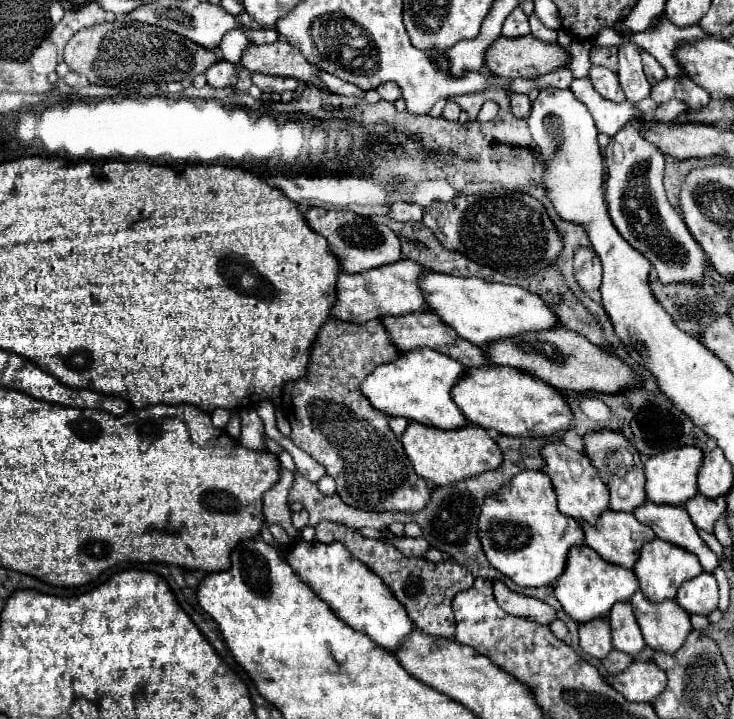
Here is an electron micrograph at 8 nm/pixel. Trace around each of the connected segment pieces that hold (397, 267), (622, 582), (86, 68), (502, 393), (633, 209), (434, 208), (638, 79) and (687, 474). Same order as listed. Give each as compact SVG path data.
M400 260L396 264L388 264L382 268L372 268L360 274L340 274L336 282L338 300L332 308L332 316L338 320L352 320L352 322L368 322L374 318L384 316L404 316L420 310L428 310L428 304L424 300L424 294L420 290L420 274L424 272L424 266L416 264L414 260Z
M580 546L580 548L570 550L564 576L558 578L554 592L556 592L556 598L562 604L564 612L572 620L584 624L584 622L590 622L594 618L606 618L610 608L616 602L628 602L638 588L640 588L640 582L636 580L634 572L620 568L616 564L608 564L592 548Z
M114 20L74 34L66 44L64 62L72 72L84 76L90 84L134 90L144 84L192 84L198 74L204 74L214 62L218 62L218 54L208 48L204 50L192 40L160 26L142 26L138 22Z
M510 366L468 368L452 390L452 398L472 424L506 436L552 436L556 432L570 430L574 422L574 414L564 392L552 388L526 370Z
M632 118L622 130L612 136L604 150L606 160L606 204L608 214L628 244L642 252L658 272L664 284L692 282L702 284L704 278L704 252L680 220L676 210L666 200L662 186L664 154L656 144L644 140L642 118Z
M498 192L474 194L474 196L462 194L452 198L450 202L432 202L430 206L424 208L422 222L436 234L436 238L444 244L444 248L464 252L470 260L486 264L502 272L504 276L532 276L548 268L550 264L554 264L564 244L564 236L556 232L556 226L552 224L546 206L536 198L524 194L498 194Z
M624 42L618 50L620 50L618 52L618 58L620 58L620 70L618 70L620 86L626 92L626 98L636 104L636 102L650 96L652 86L648 84L648 80L644 76L638 46L632 44L632 42Z
M684 446L678 450L662 452L644 462L646 472L646 496L654 504L672 504L672 506L684 506L686 500L698 494L698 472L700 464L704 460L704 454L700 448Z

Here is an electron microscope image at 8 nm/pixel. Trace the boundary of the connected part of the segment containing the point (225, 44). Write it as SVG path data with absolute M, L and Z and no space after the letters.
M240 26L240 28L232 28L232 32L226 32L224 34L224 40L220 44L220 54L224 60L236 64L238 66L238 60L242 56L242 50L250 44L248 40L248 34L246 34L246 26Z

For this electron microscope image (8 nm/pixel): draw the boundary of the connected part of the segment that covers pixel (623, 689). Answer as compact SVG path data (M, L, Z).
M632 662L630 668L626 668L624 672L614 676L612 686L620 694L624 694L624 698L630 702L652 702L652 700L656 700L656 696L660 696L660 692L664 692L666 682L668 682L666 674L654 662Z

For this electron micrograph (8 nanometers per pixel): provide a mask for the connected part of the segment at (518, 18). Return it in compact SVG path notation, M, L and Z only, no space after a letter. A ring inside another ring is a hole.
M514 8L514 12L508 14L508 18L506 18L504 26L502 26L502 34L506 38L518 38L518 36L530 34L528 16L522 12L522 8Z

